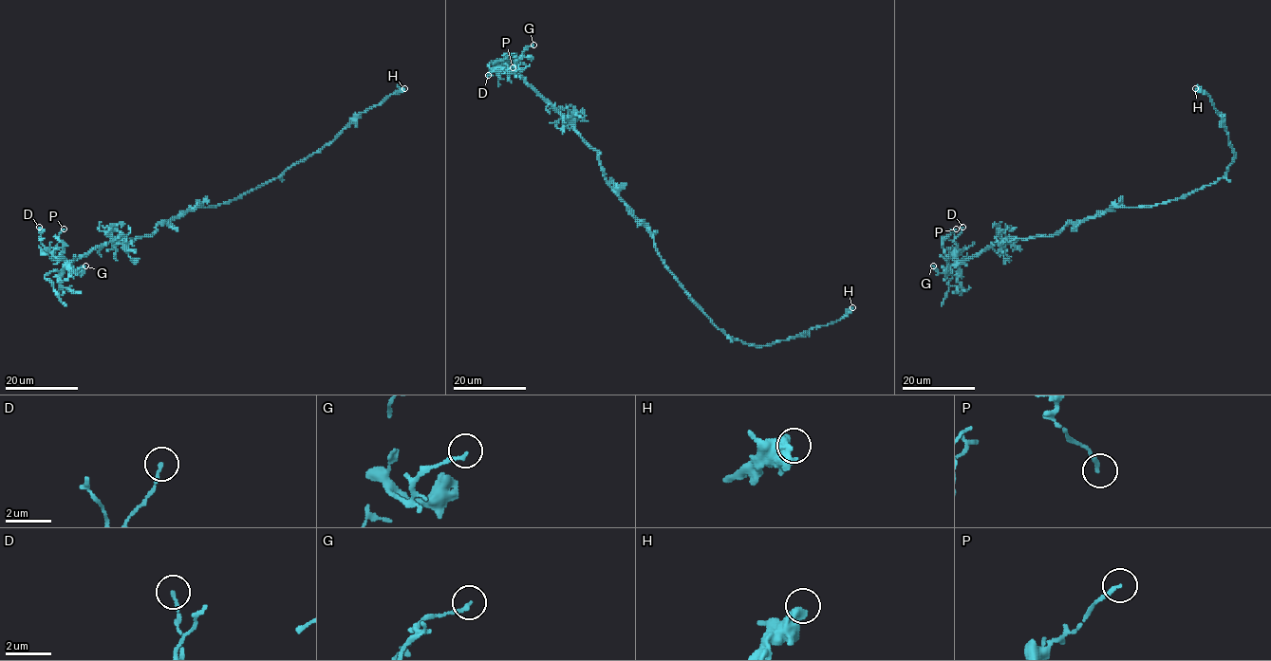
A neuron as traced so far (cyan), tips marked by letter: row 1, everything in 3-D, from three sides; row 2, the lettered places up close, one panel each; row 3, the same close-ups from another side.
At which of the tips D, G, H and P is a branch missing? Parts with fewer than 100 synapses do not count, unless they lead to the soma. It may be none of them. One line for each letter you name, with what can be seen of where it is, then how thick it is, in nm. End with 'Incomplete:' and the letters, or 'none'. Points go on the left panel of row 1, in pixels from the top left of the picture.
Incomplete: none

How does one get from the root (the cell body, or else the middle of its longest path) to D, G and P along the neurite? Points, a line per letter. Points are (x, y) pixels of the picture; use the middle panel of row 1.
D: (653, 234), (609, 184), (599, 164), (598, 154), (564, 116), (513, 69), (490, 66), (488, 75)
G: (653, 234), (609, 184), (599, 164), (598, 154), (519, 73), (516, 60), (533, 45)
P: (653, 234), (609, 184), (598, 154), (506, 64), (509, 54), (505, 60), (513, 67)

